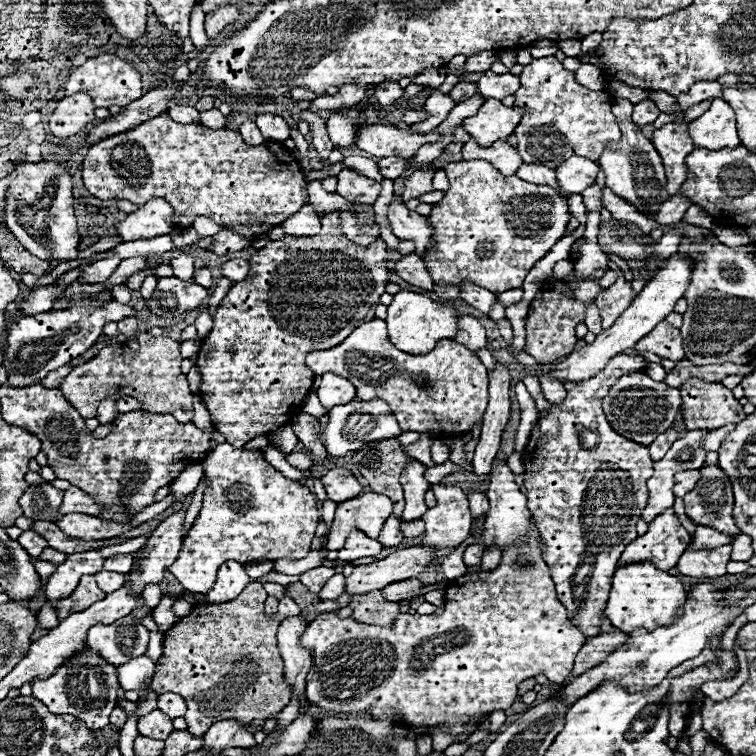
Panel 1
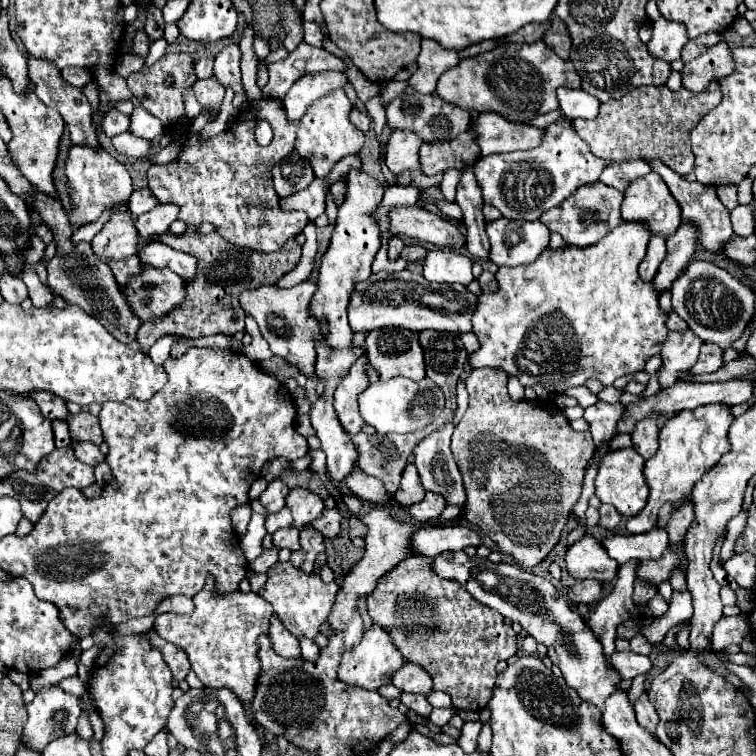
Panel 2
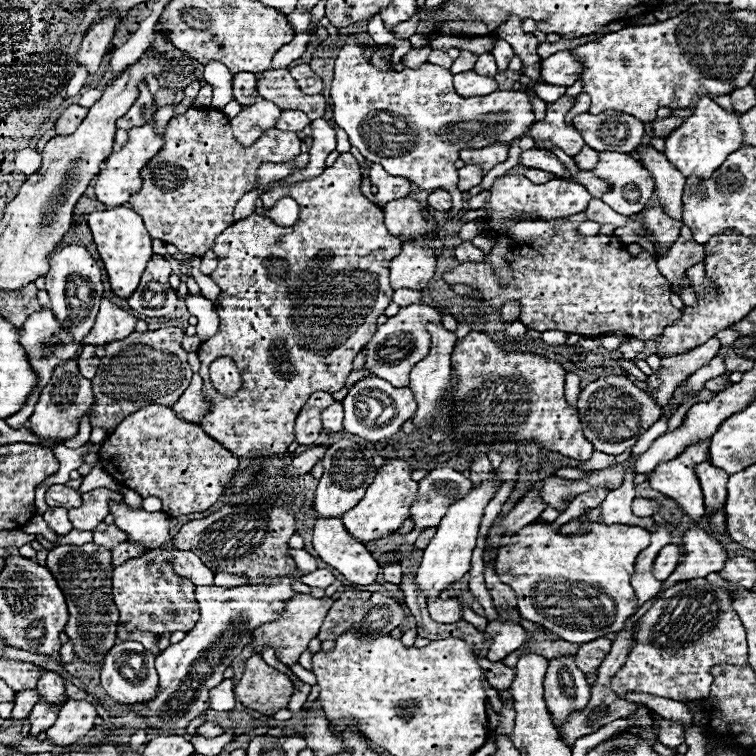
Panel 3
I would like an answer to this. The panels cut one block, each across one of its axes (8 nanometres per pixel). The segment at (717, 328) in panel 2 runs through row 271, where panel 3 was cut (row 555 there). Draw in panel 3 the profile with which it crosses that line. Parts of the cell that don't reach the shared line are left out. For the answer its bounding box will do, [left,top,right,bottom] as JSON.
[662,528,728,588]

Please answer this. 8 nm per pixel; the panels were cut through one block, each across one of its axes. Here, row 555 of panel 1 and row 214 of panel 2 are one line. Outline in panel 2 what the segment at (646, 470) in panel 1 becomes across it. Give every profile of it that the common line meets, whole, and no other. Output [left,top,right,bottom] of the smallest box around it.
[540,182,624,248]

